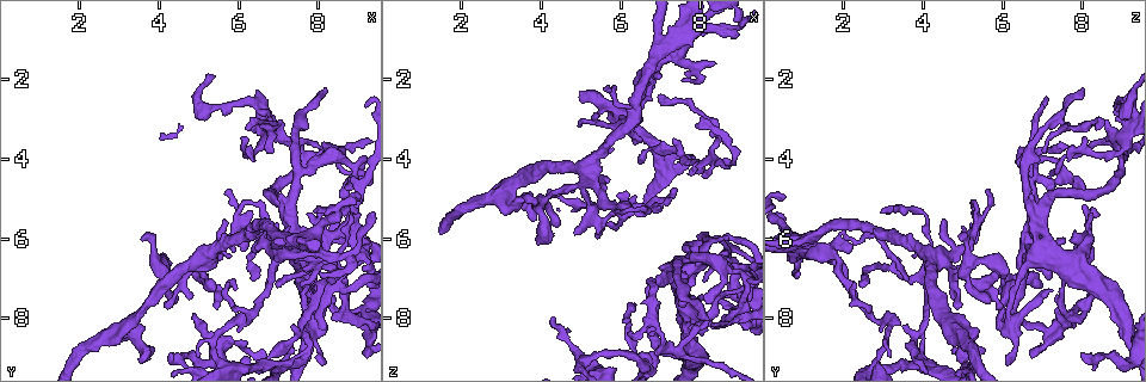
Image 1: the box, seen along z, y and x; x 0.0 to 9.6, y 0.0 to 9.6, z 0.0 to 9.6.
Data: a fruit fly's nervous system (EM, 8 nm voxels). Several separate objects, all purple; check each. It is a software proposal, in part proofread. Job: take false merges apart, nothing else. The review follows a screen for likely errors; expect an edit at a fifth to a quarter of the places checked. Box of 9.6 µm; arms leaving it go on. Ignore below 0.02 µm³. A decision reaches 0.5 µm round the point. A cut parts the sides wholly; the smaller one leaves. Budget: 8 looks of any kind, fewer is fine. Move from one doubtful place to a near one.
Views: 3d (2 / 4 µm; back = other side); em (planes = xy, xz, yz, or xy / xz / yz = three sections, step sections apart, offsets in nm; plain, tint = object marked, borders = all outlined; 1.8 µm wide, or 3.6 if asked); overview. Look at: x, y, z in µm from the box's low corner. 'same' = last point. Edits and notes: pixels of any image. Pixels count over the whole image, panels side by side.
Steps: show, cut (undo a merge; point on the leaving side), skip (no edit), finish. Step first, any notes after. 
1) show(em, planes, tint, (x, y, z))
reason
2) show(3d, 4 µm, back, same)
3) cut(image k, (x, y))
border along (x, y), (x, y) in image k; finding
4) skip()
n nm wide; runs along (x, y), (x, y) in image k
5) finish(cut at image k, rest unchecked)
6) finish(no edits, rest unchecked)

show(em, xy, step 8, plain, (9.00, 4.70, 6.75))
abrupt turn

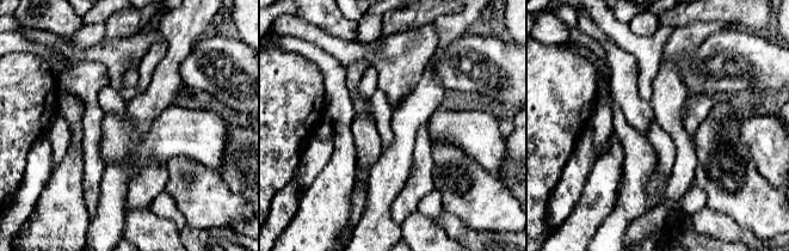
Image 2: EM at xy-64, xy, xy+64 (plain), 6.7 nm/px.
show(em, xy, step 8, tint, same)
with the object marked

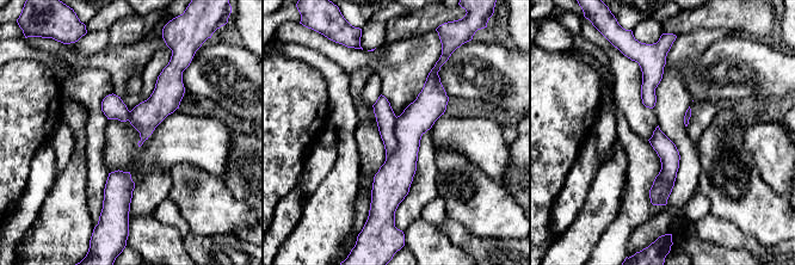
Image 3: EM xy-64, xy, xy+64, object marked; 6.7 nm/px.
skip()
runs along (433, 72), (390, 204) in image 3; continuous, no second cell

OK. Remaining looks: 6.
show(em, xz, step 4, tint, (7.65, 6.80, 7.70))
four-way junction

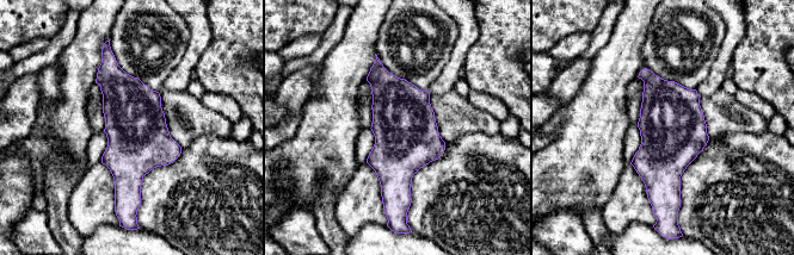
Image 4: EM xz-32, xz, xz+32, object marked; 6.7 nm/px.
show(em, planes, tint, same)
another direction

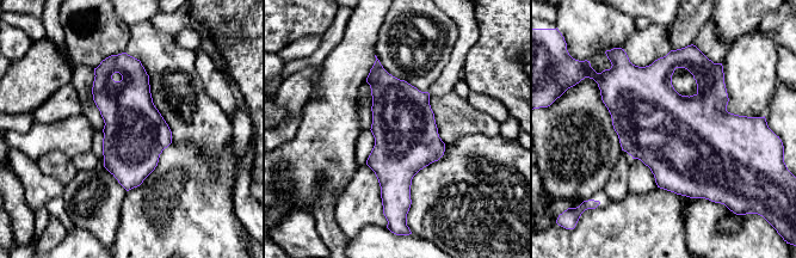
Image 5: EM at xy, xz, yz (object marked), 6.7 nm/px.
skip()
one cell here

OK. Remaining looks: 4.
show(em, 3.6 µm, planes, plain, (8.20, 6.40, 0.75))
three-way junction

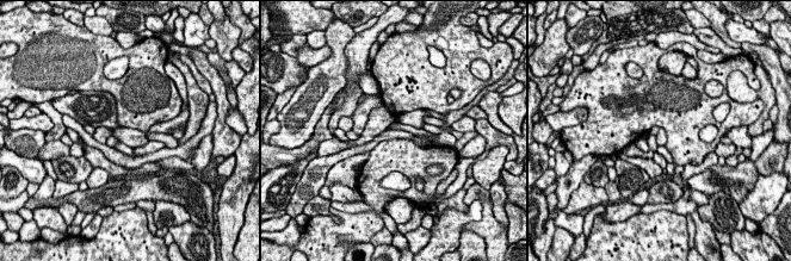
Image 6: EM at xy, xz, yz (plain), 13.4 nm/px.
show(em, 3.6 µm, planes, tint, same)
with the object marked

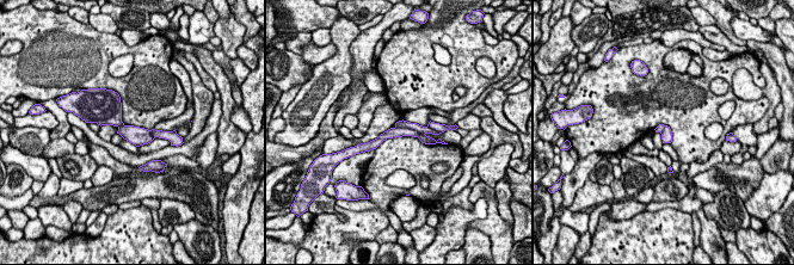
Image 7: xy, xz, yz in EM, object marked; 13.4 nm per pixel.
cut(image 7, (395, 131))
border along (395, 125), (411, 128), (424, 134) in image 7; a second cell is stuck on

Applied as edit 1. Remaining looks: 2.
finish(cut at image 7, rest unchecked)

